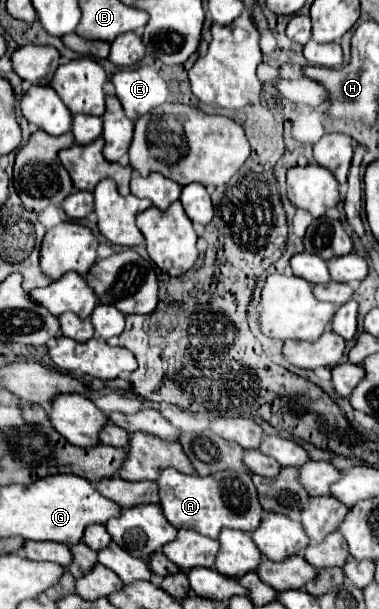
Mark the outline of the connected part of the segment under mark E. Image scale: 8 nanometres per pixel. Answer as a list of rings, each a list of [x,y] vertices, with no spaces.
[[[151,65],[121,69],[111,77],[117,99],[121,101],[125,115],[137,121],[141,115],[163,105],[169,99],[169,89],[159,71]]]

